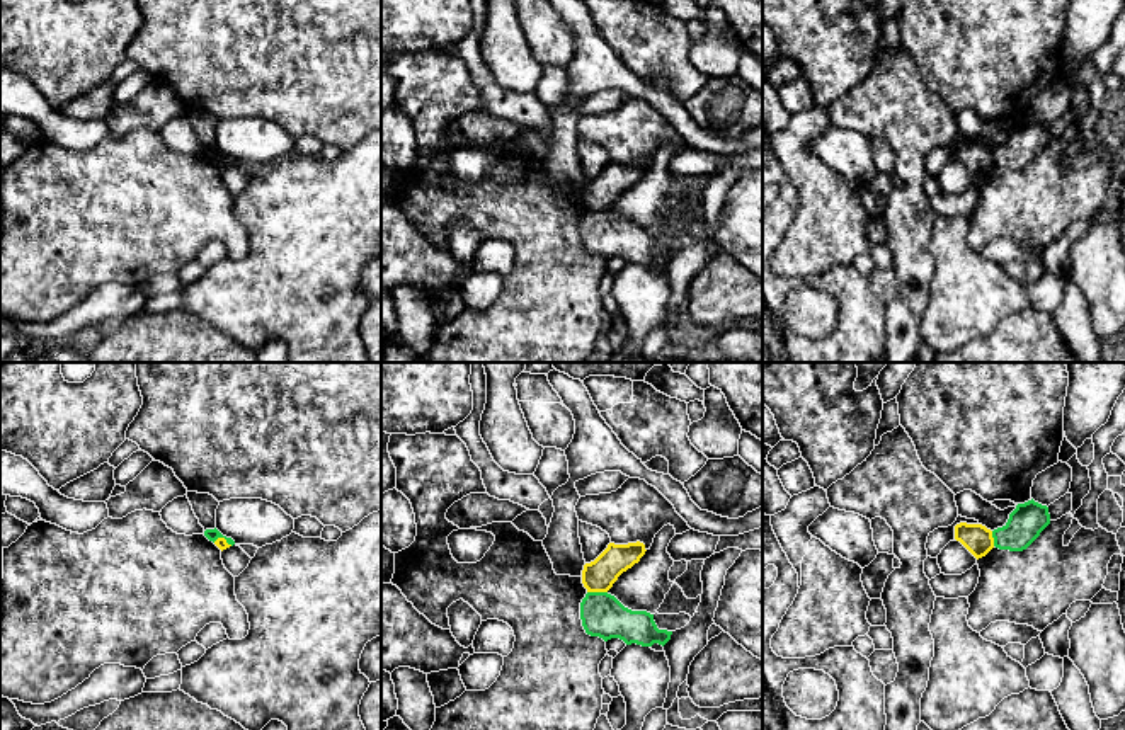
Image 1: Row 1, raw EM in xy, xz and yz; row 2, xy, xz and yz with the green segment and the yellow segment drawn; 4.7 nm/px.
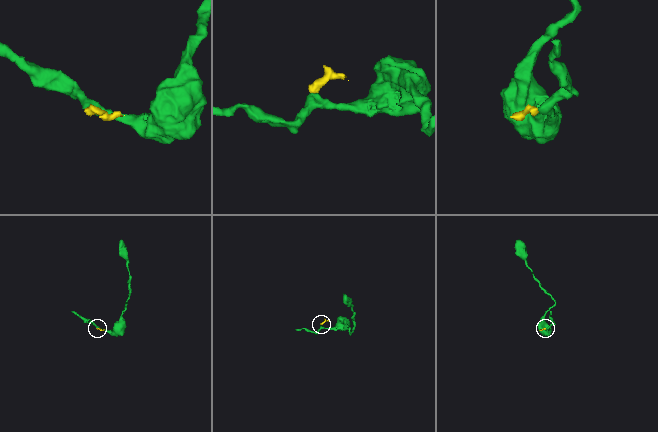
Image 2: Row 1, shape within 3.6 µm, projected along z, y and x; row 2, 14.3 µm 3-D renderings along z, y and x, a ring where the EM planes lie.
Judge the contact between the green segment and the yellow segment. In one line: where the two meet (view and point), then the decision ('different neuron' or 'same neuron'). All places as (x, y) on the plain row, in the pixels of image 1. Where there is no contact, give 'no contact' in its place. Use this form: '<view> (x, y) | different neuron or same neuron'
xz (598, 211) | different neuron

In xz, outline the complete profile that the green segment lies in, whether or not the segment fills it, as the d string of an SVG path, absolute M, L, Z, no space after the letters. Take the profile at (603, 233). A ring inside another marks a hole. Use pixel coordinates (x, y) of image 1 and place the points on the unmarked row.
M587 211L580 221L580 238L587 254L604 260L620 257L626 264L665 264L672 250L659 248L654 233L631 230L608 211Z

